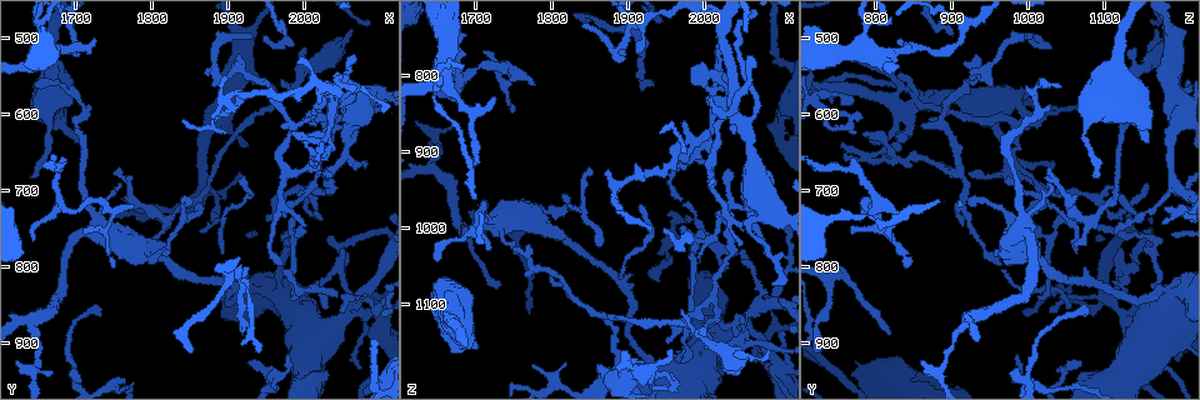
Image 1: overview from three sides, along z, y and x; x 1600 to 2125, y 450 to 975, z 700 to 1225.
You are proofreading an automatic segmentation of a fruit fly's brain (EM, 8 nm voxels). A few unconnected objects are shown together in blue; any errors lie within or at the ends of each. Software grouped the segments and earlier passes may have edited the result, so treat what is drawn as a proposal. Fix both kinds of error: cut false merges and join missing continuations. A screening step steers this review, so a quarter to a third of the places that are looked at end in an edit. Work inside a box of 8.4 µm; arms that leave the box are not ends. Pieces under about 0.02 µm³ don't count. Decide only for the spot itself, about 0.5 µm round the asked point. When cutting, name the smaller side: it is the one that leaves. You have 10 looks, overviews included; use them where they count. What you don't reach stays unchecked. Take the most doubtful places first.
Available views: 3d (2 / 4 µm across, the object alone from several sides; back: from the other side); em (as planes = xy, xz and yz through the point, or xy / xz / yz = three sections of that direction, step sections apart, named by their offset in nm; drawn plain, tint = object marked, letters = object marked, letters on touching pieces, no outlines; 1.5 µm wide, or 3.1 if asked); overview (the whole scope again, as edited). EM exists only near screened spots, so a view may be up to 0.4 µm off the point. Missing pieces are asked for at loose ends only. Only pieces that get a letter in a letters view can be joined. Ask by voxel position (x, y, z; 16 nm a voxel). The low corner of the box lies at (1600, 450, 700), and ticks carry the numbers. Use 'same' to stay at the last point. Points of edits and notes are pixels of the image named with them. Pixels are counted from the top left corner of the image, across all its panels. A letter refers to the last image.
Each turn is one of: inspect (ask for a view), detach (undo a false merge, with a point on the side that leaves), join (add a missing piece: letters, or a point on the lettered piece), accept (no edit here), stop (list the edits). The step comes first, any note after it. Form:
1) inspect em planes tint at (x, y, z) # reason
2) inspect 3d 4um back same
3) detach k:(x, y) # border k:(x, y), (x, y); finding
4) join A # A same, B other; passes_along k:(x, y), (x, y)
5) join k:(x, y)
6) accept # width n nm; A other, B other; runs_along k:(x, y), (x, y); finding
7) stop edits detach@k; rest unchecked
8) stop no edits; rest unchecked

inspect em planes letters at (2090, 855, 1095) # calibre changes

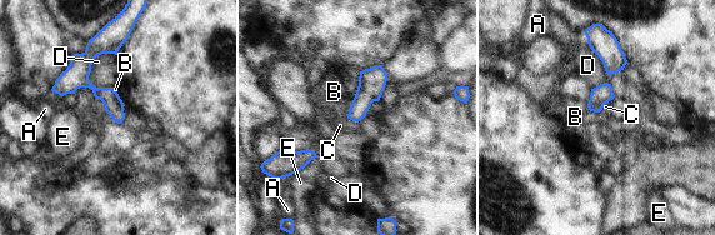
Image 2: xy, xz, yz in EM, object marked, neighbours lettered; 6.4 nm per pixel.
accept # width 120 nm; A other, B other, C other, D other, E other; border 2:(360, 71), (358, 89), (346, 118); one cell here

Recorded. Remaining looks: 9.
inspect em planes letters at (1700, 635, 1160) # free end

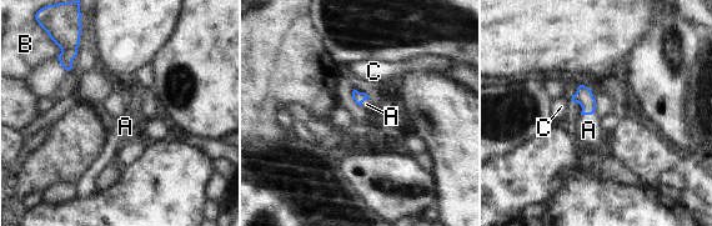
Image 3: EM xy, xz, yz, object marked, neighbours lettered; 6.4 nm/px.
join A # A same, B other, C other; passes_along 3:(583, 96), (587, 114), (588, 130); it goes on there

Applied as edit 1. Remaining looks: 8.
inspect em xz step 4 tint at (1875, 620, 1195) # four-way junction

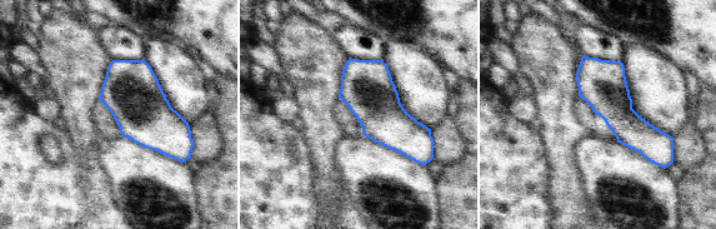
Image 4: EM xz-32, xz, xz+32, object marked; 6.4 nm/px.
inspect em planes letters same

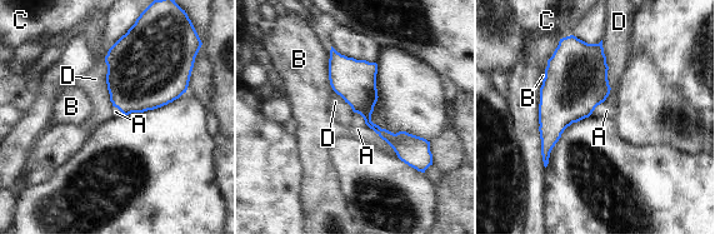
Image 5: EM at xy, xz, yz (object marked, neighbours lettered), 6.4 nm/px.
accept # A other, B other, C other, D other; runs_along 5:(333, 53), (368, 120), (403, 143); all the same cell

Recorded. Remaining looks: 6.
inspect 3d 2um at (1640, 870, 920) # abrupt turn

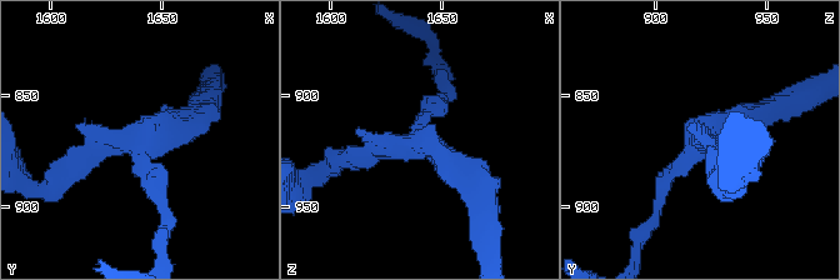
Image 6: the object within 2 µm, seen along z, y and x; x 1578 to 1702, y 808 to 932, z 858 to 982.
inspect em yz step 4 letters at (1644, 872, 920) # now the EM

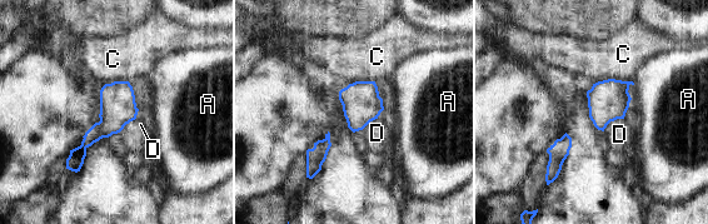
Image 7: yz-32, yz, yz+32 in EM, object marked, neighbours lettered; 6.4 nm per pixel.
detach 7:(75, 160) # A other, C other, D other; border 7:(81, 144), (85, 148); two cells meet here

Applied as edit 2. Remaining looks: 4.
stop edits join@3, detach@7; rest unchecked

